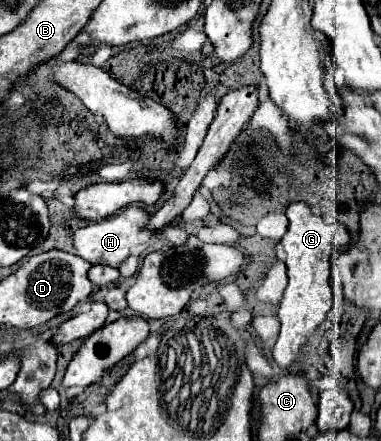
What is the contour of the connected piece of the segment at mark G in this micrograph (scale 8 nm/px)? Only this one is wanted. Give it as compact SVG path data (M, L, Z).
M303 201L289 203L287 207L289 231L281 239L281 247L285 253L289 285L281 299L277 317L281 321L281 333L273 347L273 359L281 369L291 369L309 343L311 335L319 329L319 325L327 319L327 313L333 307L331 293L331 255L337 247L343 247L351 241L351 235L343 223L327 225L323 217L311 213L311 207Z

